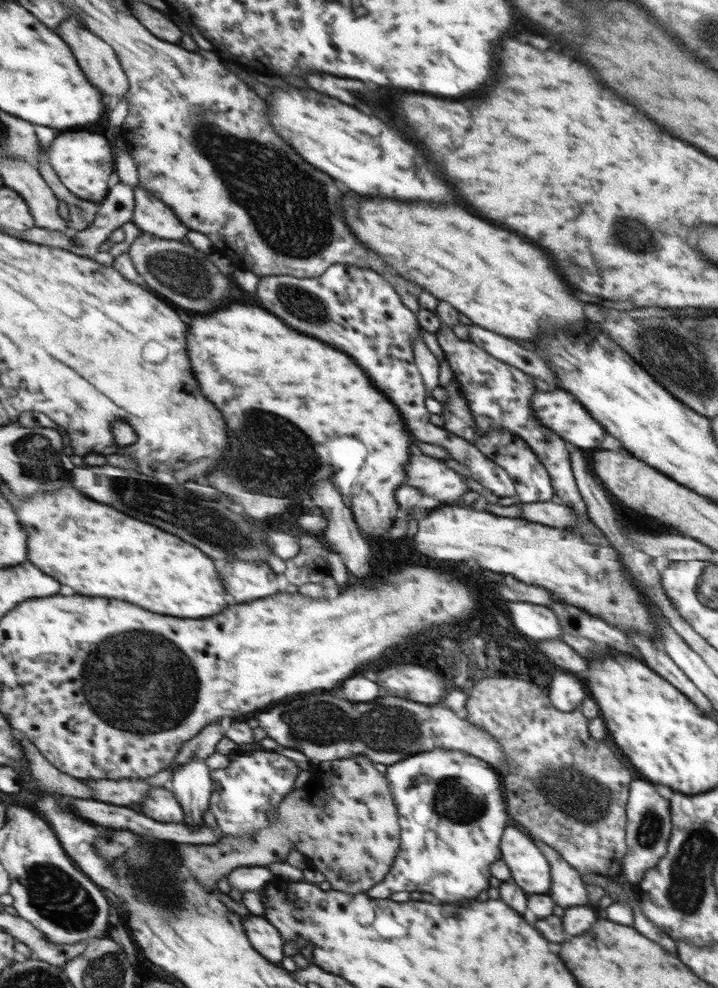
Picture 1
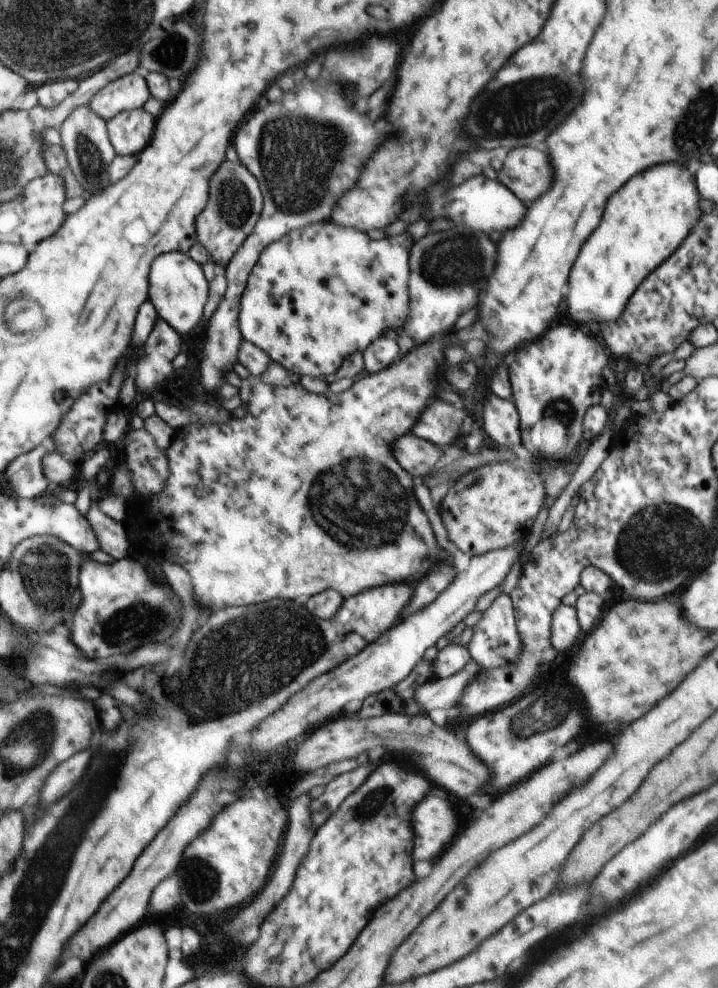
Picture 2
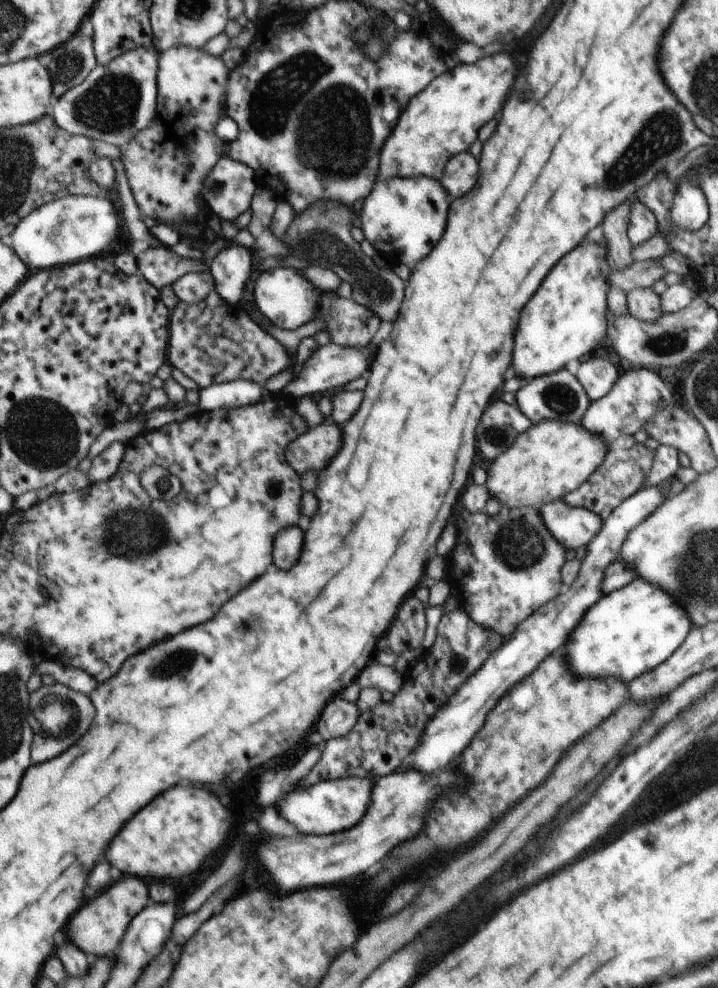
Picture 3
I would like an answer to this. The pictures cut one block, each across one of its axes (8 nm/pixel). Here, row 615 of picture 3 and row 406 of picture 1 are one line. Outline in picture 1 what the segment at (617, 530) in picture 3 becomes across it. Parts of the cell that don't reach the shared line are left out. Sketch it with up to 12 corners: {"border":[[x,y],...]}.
{"border":[[563,390],[535,393],[541,424],[569,446],[599,448],[597,420]]}

